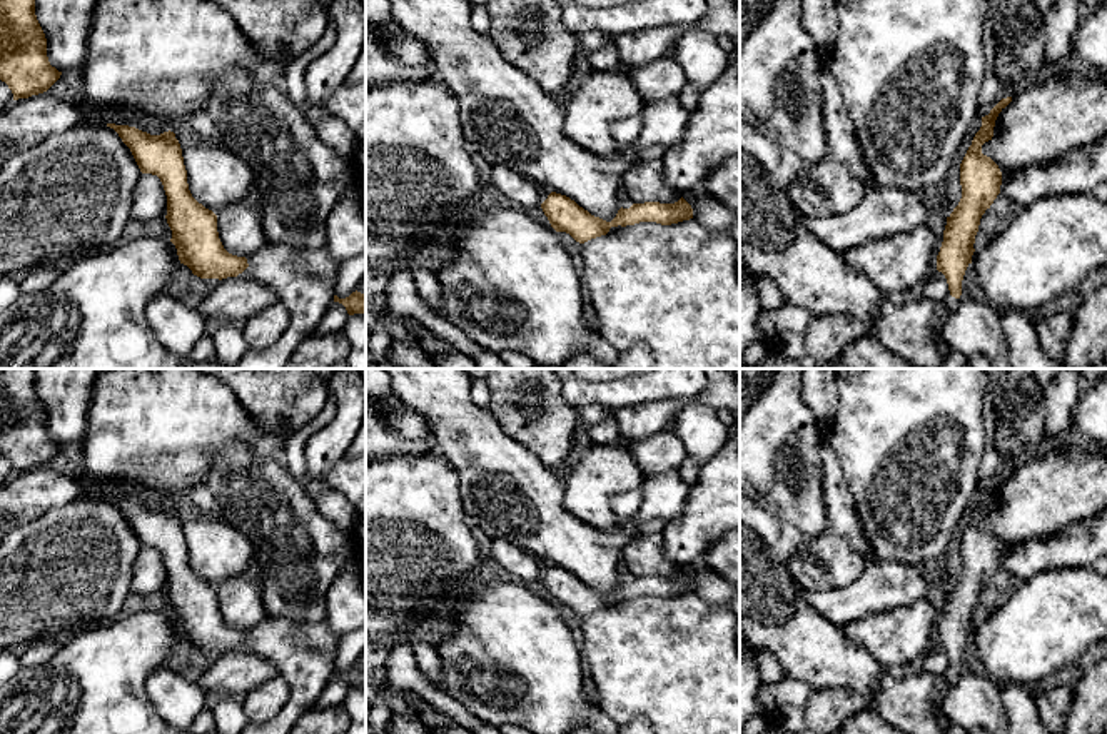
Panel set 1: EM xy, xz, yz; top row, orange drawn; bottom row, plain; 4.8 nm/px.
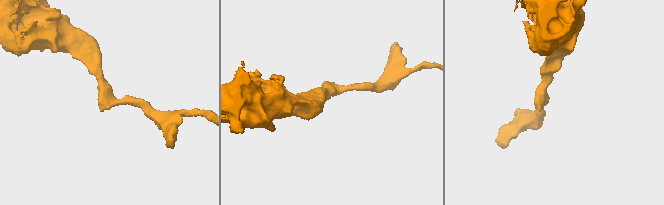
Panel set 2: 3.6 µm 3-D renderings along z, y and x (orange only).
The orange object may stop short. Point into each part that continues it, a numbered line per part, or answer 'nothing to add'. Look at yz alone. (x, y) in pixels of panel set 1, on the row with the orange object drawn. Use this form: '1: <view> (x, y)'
1: yz (912, 329)

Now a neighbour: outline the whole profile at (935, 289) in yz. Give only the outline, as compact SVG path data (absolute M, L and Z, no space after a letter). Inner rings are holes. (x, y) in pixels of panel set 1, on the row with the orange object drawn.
M935 270L933 275L917 290L915 295L937 304L945 302L950 295L945 275Z

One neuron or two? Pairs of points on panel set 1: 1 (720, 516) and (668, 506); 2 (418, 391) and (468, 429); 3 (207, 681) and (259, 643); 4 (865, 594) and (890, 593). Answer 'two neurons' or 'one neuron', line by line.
1: two neurons
2: one neuron
3: two neurons
4: one neuron

